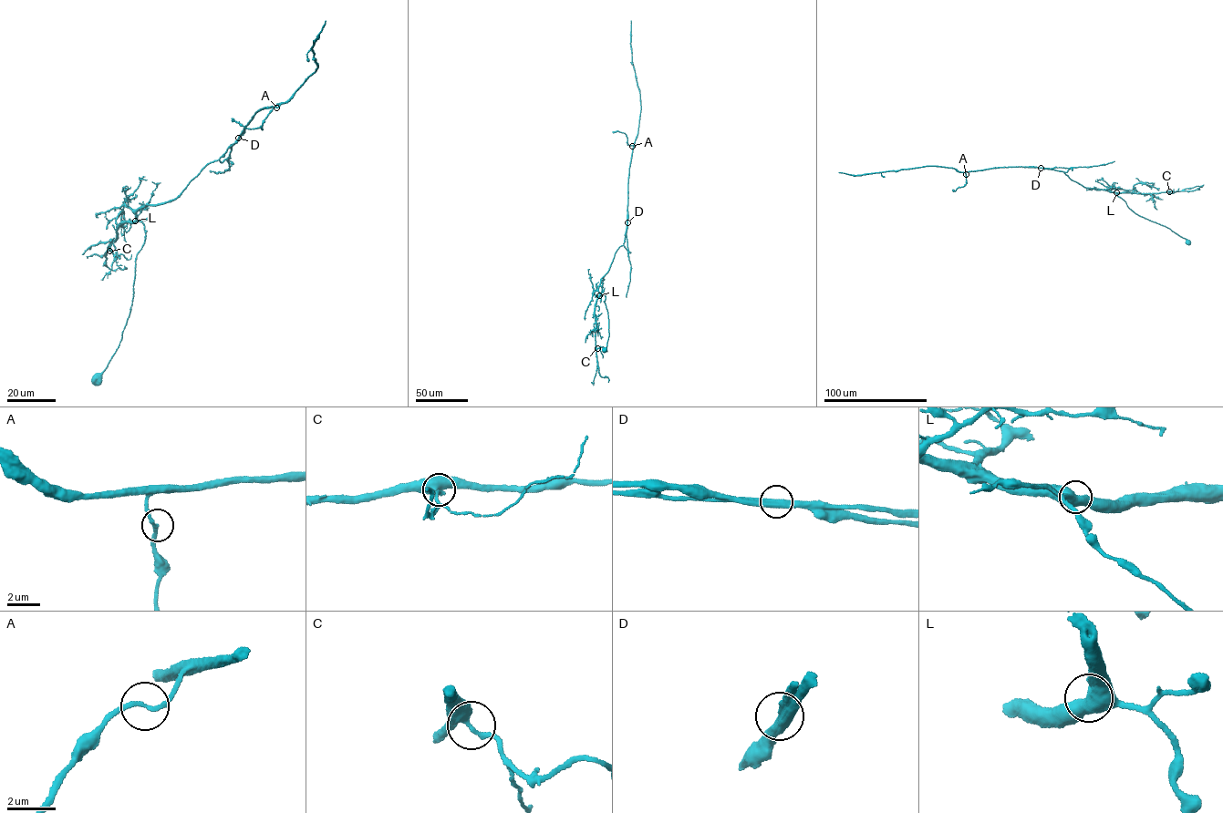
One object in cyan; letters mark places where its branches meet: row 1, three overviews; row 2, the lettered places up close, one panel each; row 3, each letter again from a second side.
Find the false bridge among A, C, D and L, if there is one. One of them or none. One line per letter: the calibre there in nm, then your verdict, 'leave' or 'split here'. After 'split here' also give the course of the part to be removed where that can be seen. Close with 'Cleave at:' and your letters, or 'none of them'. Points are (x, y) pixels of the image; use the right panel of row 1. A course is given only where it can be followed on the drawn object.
A: 190 nm thick; leave
C: 460 nm thick; leave
D: 440 nm thick; split here; foreign part runs (1041, 168), (1092, 167), (1114, 161)
L: 600 nm thick; leave
Cleave at: D

